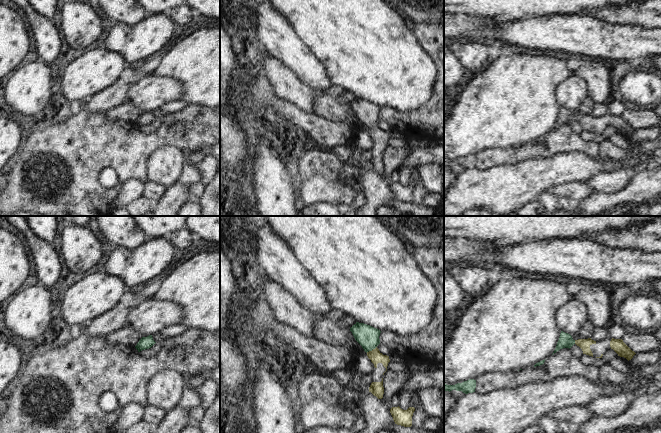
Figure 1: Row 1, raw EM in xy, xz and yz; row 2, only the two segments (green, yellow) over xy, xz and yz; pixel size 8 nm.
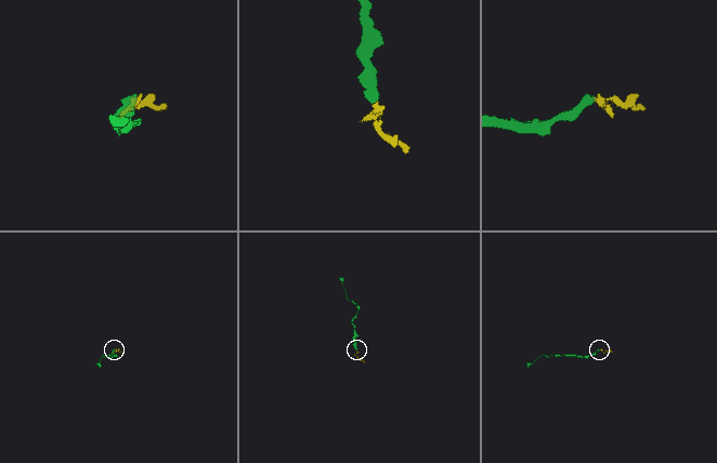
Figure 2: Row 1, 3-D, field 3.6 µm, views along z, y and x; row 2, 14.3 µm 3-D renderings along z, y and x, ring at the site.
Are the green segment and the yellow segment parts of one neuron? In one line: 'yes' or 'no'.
yes

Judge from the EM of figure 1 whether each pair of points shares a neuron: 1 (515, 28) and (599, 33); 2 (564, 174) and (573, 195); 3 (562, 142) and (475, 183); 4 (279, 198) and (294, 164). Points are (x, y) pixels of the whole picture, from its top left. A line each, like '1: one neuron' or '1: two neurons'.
1: one neuron
2: two neurons
3: two neurons
4: two neurons

